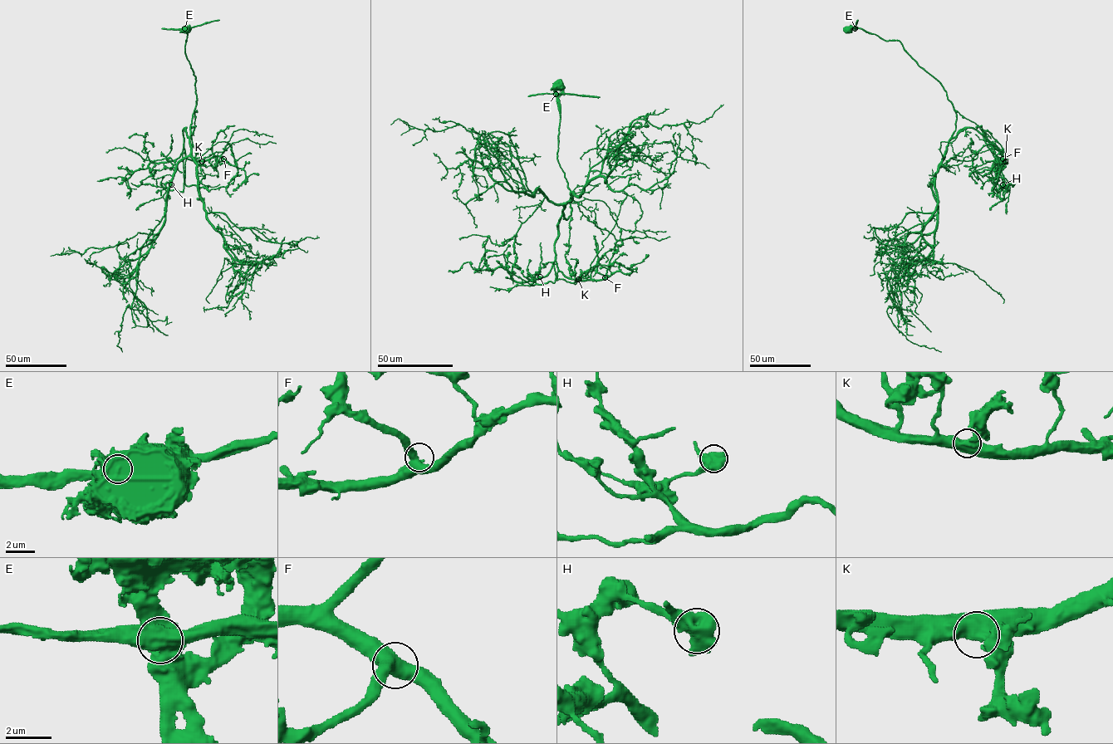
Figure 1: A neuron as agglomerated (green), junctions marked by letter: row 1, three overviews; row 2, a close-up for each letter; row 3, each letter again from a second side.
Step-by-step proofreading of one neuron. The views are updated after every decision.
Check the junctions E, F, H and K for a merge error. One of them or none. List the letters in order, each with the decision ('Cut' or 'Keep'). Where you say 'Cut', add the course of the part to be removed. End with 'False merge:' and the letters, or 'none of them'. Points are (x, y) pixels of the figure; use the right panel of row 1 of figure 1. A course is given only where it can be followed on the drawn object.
E: Cut
F: Keep
H: Keep
K: Keep
False merge: E

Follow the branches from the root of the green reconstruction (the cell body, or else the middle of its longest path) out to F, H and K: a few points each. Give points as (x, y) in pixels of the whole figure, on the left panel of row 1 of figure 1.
F: (186, 29), (185, 53), (195, 75), (196, 104), (189, 137), (183, 129), (184, 154), (195, 160), (223, 159)
H: (186, 29), (196, 104), (189, 137), (183, 129), (183, 191), (169, 190), (165, 183), (171, 184)
K: (186, 29), (185, 53), (195, 75), (196, 104), (189, 137), (183, 129), (183, 148), (188, 159), (202, 161)

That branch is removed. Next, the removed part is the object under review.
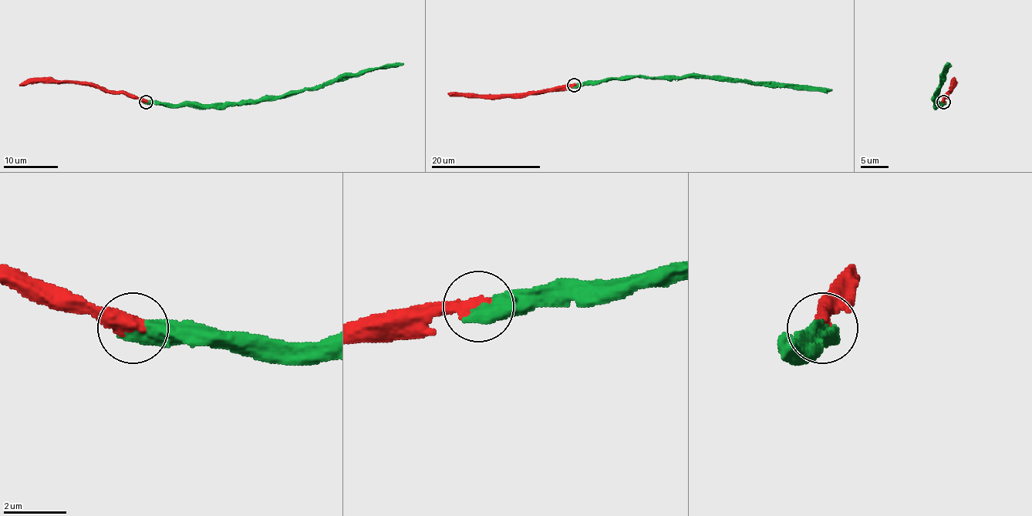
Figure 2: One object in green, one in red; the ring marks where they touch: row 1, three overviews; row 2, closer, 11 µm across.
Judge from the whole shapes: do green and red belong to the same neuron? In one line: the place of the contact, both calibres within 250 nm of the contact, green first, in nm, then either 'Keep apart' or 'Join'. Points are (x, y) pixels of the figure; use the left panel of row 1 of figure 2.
Place: (146, 102). Thickness 600 nm (green) against 500 nm. Join

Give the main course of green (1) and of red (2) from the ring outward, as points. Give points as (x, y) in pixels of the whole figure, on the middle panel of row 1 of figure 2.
1: (575, 85), (636, 76), (709, 76), (832, 90)
2: (575, 85), (558, 87), (552, 92), (511, 96), (451, 96), (448, 92)

